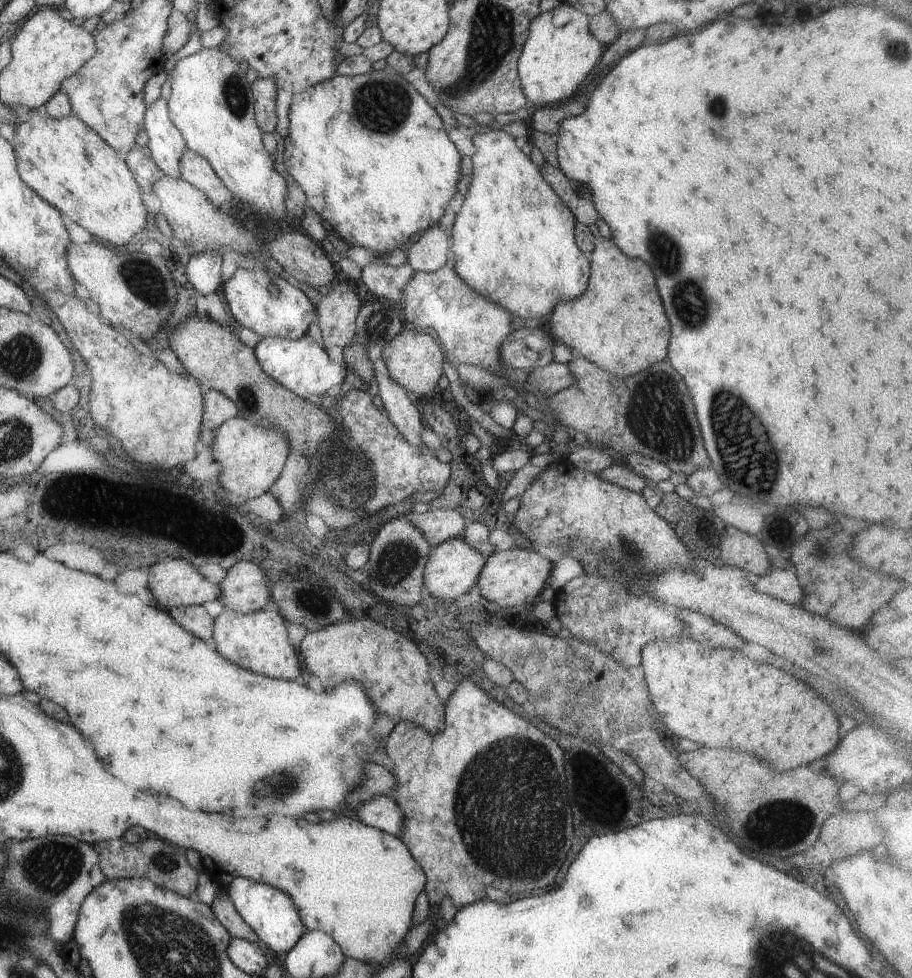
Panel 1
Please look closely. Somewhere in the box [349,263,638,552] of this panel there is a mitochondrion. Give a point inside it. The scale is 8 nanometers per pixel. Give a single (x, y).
(377, 326)

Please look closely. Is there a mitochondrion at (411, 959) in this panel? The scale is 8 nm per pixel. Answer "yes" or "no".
no

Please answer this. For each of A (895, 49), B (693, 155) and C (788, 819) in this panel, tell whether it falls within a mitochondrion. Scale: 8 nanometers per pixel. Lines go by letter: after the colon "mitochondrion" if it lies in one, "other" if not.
A: other
B: other
C: mitochondrion

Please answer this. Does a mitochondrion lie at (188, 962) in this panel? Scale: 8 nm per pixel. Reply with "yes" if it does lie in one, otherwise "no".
yes

